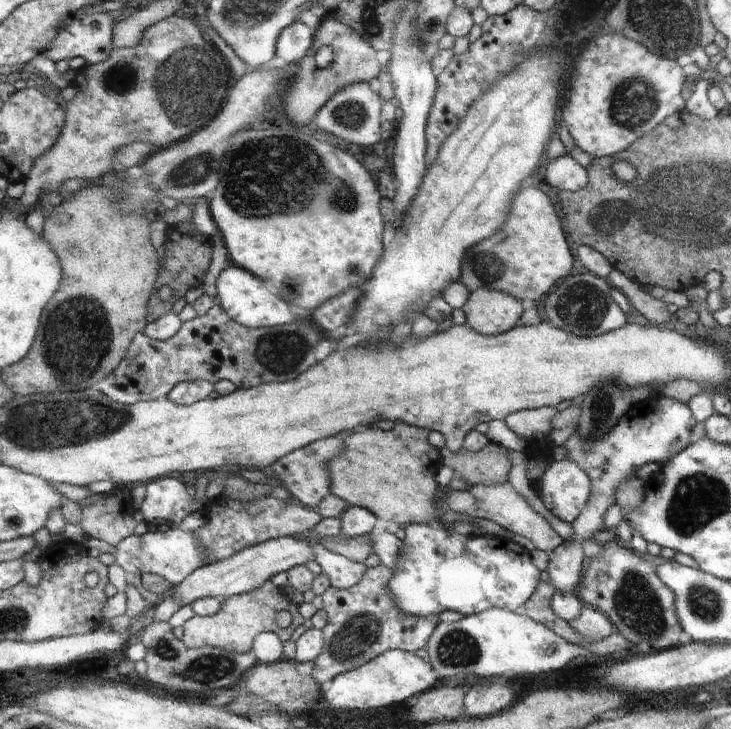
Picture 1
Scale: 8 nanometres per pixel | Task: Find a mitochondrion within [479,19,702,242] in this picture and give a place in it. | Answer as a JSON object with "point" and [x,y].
{"point":[638,94]}

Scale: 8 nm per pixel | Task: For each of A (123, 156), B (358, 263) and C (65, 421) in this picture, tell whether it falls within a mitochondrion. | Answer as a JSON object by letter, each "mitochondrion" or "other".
{"A":"other","B":"mitochondrion","C":"mitochondrion"}

